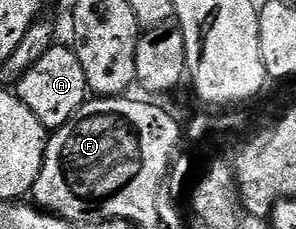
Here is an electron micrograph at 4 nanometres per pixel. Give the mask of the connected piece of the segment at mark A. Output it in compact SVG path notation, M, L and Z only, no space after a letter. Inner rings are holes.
M56 44L33 64L24 74L18 77L19 87L17 93L19 99L41 120L41 124L49 132L60 130L66 122L79 110L82 110L84 102L88 101L89 91L85 80L85 68L81 68L81 60L77 60L74 49L70 45Z

